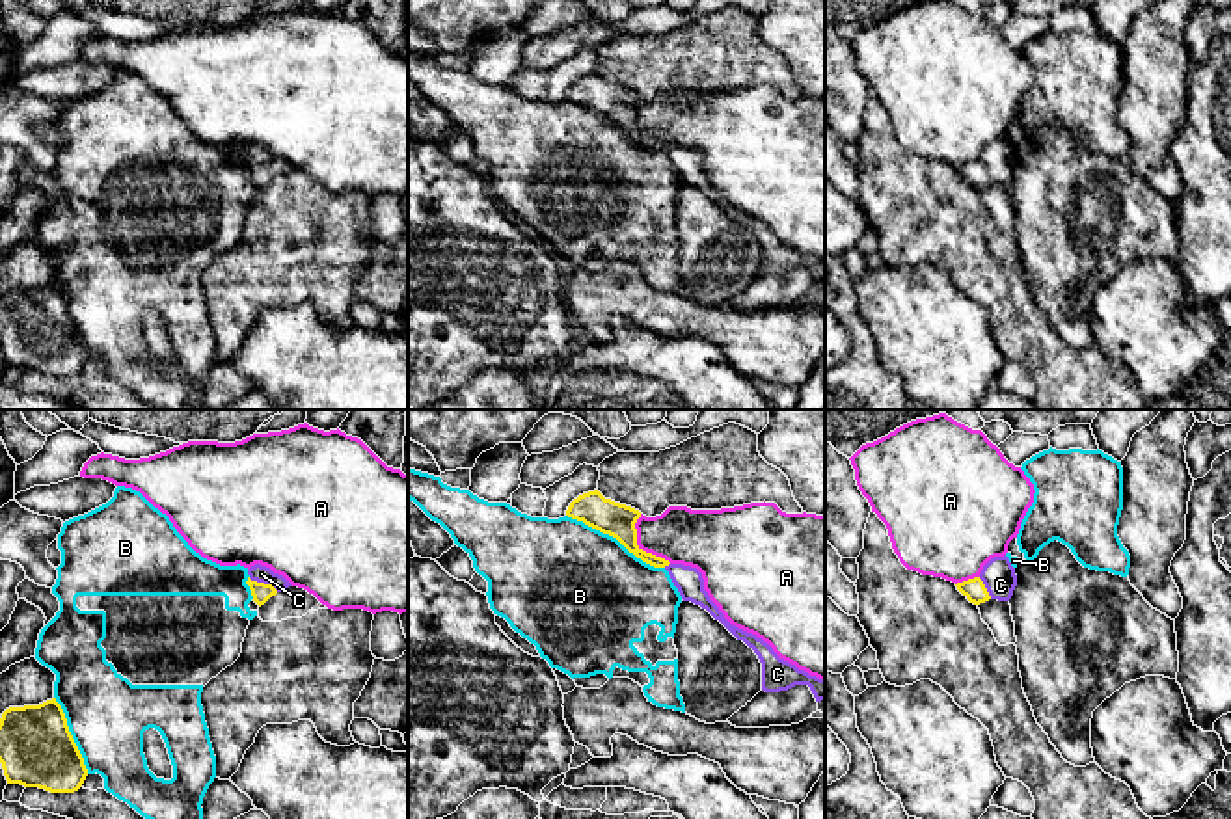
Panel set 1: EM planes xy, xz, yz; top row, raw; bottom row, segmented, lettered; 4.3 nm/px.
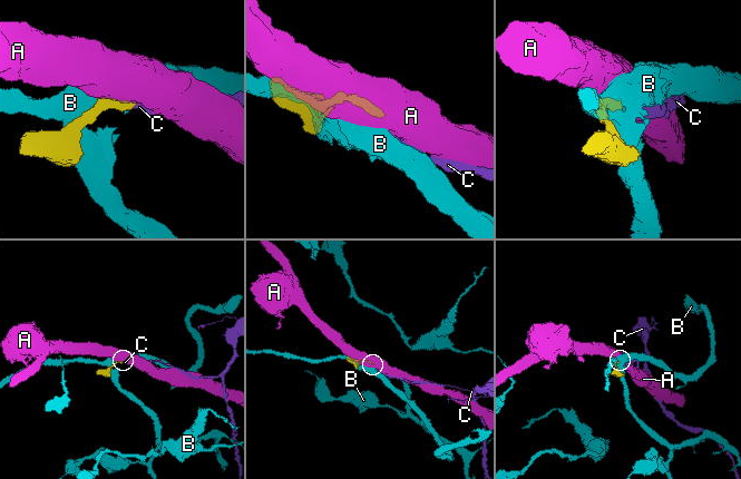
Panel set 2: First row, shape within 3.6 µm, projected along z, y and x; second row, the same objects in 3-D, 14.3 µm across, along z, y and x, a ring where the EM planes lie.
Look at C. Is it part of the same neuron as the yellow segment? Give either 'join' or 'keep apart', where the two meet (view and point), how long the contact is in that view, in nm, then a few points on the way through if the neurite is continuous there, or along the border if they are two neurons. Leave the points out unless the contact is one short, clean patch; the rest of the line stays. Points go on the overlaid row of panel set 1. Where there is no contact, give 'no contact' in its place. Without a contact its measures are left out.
join; meets yellow in xy at (263, 583); contact 150 nm long; runs through xy (261, 592), (263, 583), (261, 574)

